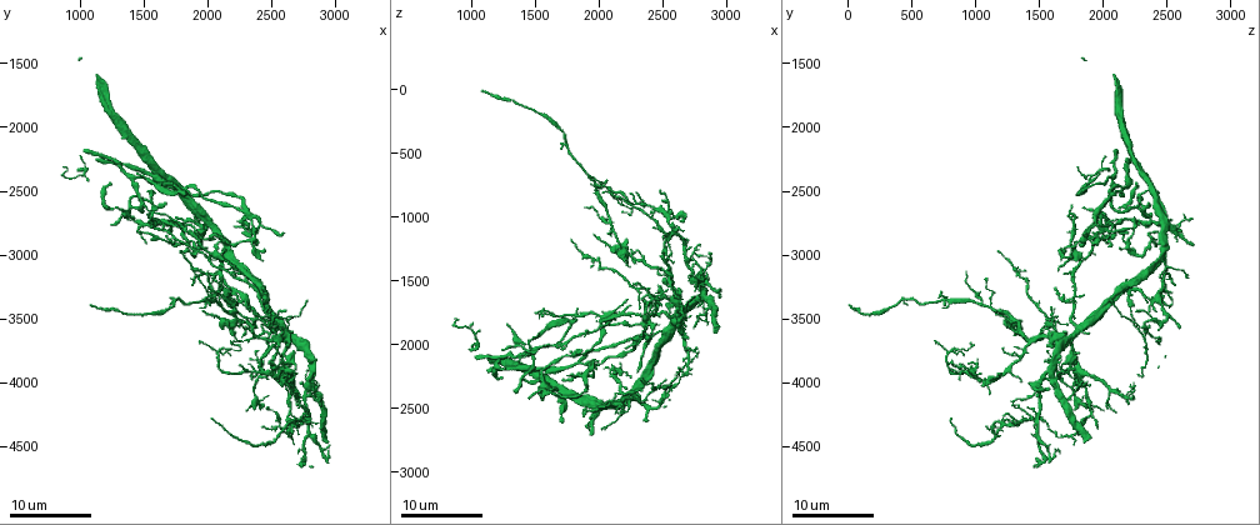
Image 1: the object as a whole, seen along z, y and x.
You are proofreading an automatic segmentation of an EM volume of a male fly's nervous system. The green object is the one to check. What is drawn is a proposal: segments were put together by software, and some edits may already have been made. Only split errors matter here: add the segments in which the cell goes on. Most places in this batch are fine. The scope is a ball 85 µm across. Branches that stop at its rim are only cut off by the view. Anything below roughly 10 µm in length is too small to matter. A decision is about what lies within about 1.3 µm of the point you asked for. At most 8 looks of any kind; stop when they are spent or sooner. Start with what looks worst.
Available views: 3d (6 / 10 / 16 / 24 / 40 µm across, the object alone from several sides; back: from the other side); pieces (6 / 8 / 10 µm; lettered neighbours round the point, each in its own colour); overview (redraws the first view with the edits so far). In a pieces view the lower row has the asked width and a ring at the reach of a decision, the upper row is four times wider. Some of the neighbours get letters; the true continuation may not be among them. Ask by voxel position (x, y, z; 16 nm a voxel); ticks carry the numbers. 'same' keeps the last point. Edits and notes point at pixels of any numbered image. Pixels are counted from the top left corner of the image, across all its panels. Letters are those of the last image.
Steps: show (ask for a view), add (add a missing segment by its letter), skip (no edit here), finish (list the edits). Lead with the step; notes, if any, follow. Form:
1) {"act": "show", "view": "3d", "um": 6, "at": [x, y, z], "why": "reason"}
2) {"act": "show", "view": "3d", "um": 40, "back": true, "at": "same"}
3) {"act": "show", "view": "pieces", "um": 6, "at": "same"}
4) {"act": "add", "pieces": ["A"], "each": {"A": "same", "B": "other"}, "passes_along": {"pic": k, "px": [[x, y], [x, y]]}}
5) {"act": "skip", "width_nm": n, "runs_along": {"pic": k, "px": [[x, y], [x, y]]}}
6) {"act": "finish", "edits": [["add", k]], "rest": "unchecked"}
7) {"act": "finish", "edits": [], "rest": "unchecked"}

{"act": "show", "view": "3d", "um": 24, "at": [1840, 2920, 2060], "why": "free end"}

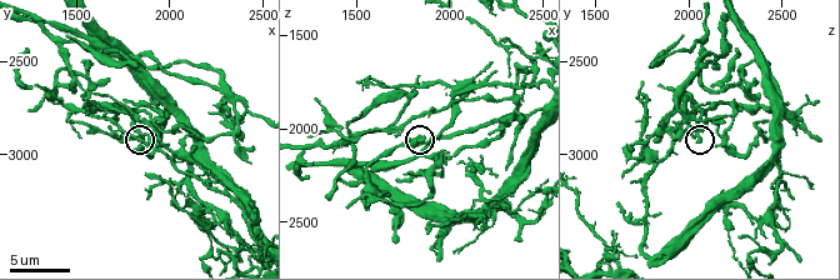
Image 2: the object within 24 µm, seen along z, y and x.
{"act": "show", "view": "pieces", "um": 8, "at": [1860, 2920, 2040], "why": "what lies round it"}

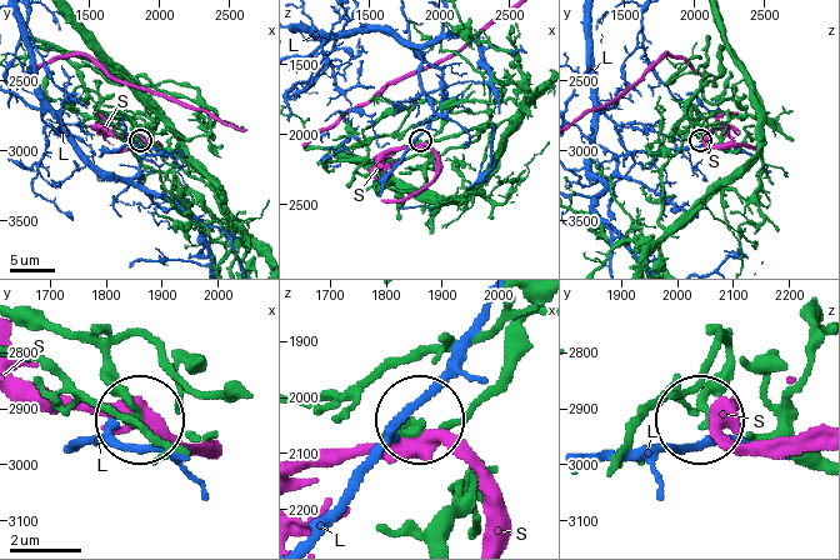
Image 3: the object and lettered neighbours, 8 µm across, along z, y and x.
{"act": "skip", "each": {"L": "other", "S": "other"}, "found": "no lettered segment goes on from it"}

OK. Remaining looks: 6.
{"act": "show", "view": "3d", "um": 6, "at": [2300, 2780, 2220]}

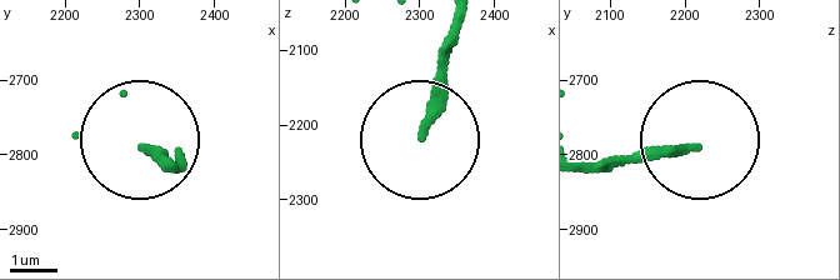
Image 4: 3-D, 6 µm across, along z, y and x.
{"act": "show", "view": "pieces", "um": 8, "at": [2305, 2785, 2210]}

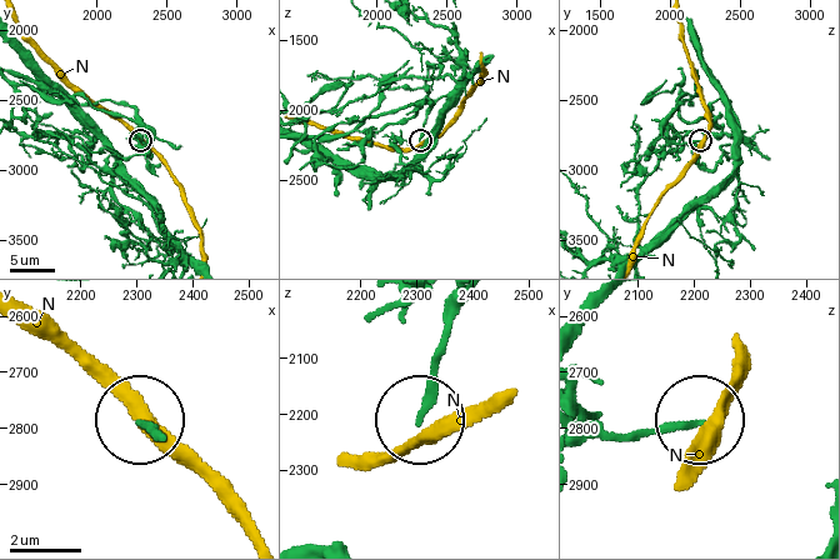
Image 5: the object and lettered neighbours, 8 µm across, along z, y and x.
{"act": "skip", "each": {"N": "other"}, "runs_along": {"pic": 5, "px": [[461, 301], [423, 415]]}, "found": "no lettered segment goes on from it"}

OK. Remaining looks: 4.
{"act": "show", "view": "3d", "um": 24, "at": [2600, 2840, 1840], "why": "branch stops here"}

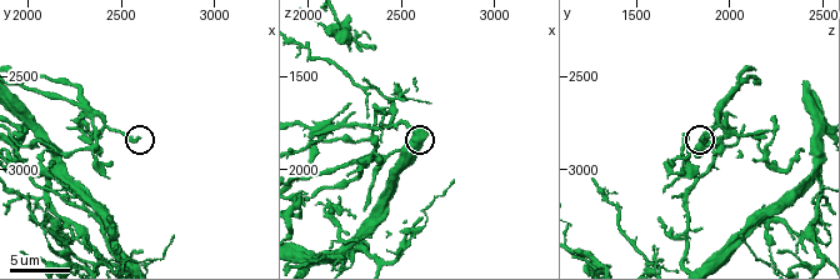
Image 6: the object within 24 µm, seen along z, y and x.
{"act": "show", "view": "pieces", "um": 10, "at": [2600, 2840, 1840]}

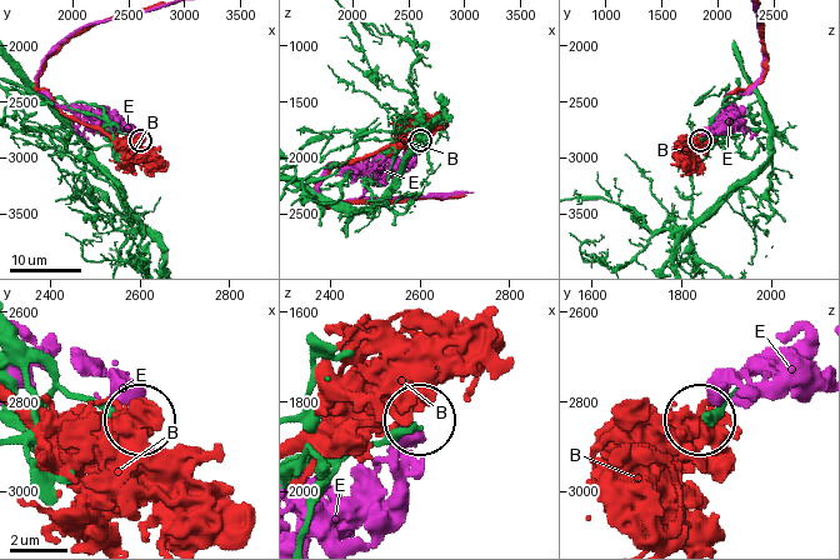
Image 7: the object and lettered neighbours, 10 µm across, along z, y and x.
{"act": "skip", "width_nm": 220, "each": {"B": "other", "E": "other"}, "found": "no lettered segment goes on from it"}

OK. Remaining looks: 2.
{"act": "show", "view": "3d", "um": 24, "at": [1100, 3400, 0], "why": "thin end"}

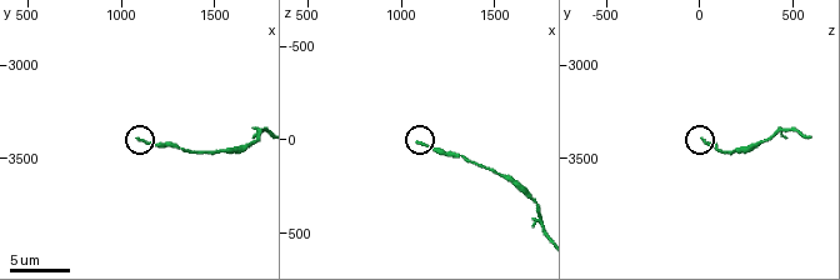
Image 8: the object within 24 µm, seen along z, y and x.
{"act": "show", "view": "pieces", "um": 6, "at": [1080, 3400, 20]}

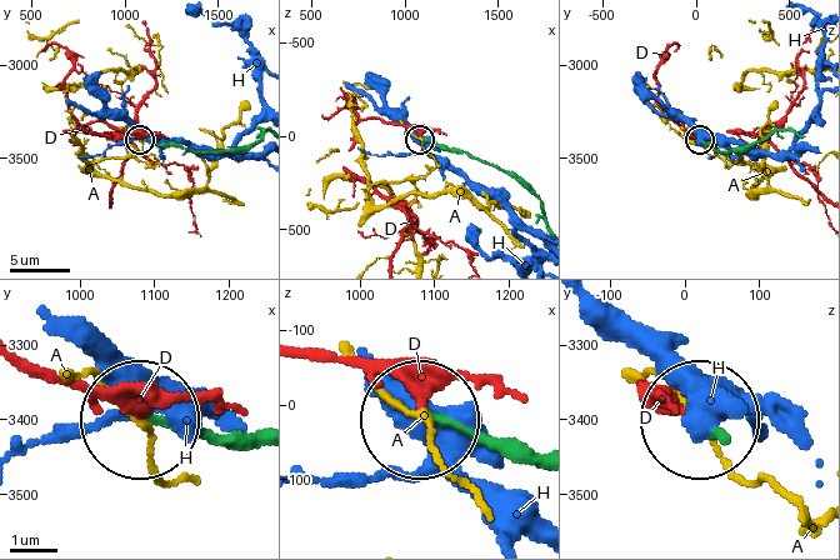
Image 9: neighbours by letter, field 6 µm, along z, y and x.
{"act": "skip", "each": {"A": "other", "D": "other", "H": "other"}, "runs_along": {"pic": 9, "px": [[258, 140], [231, 150], [193, 150], [139, 139]]}, "found": "none of them fits"}

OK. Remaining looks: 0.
{"act": "finish", "edits": [], "rest": "unchecked"}

